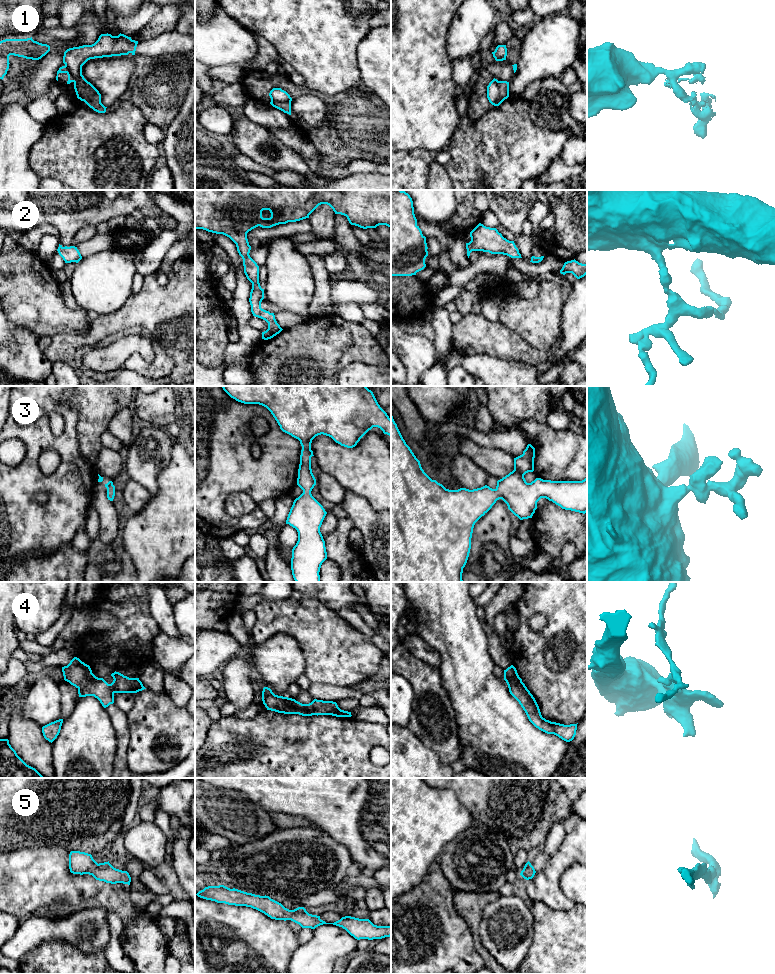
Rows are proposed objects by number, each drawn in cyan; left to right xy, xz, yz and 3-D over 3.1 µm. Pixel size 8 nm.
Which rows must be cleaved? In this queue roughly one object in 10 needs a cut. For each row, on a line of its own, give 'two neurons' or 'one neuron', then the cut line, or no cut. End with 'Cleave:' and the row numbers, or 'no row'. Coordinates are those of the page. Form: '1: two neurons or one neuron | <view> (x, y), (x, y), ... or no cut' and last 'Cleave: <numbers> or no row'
1: two neurons | yz (498, 81), (498, 101), (495, 105)
2: one neuron | no cut
3: one neuron | no cut
4: one neuron | no cut
5: one neuron | no cut
Cleave: 1

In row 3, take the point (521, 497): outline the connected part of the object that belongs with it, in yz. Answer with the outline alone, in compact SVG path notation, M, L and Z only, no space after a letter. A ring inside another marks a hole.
M391 415L391 582L463 582L462 573L470 553L474 525L499 499L502 499L520 520L532 518L541 498L552 501L562 509L585 514L587 477L582 481L536 478L527 483L524 475L534 471L534 458L535 448L528 444L523 454L514 458L514 470L498 480L495 489L485 485L473 490L449 490L424 472L420 461L406 444Z

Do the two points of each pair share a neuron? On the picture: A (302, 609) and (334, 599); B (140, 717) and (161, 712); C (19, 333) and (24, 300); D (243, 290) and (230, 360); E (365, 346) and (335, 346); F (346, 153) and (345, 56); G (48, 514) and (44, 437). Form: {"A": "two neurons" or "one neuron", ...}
{"A": "two neurons", "B": "one neuron", "C": "two neurons", "D": "one neuron", "E": "one neuron", "F": "two neurons", "G": "one neuron"}

